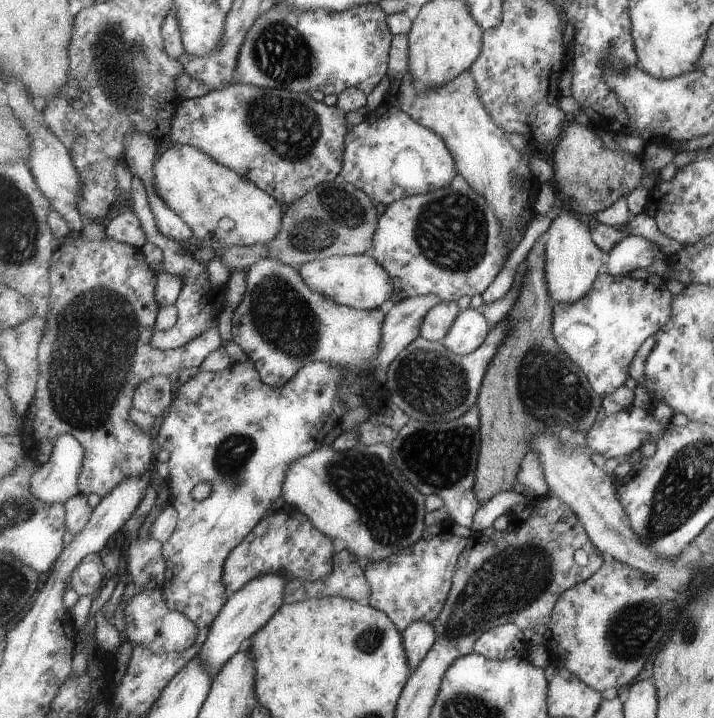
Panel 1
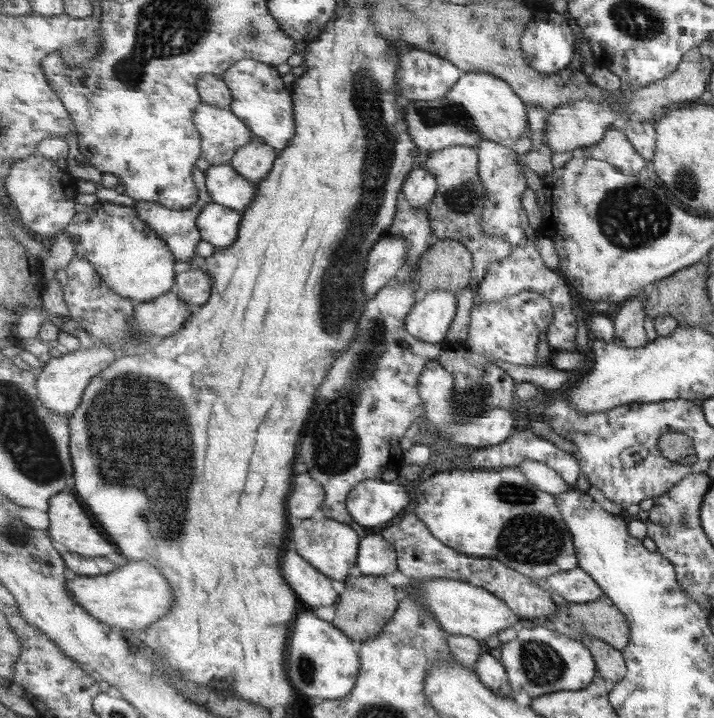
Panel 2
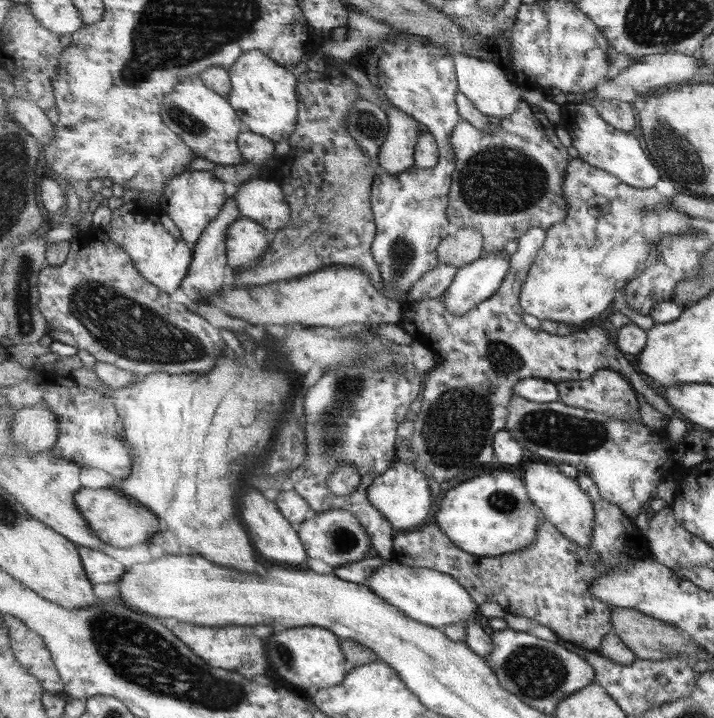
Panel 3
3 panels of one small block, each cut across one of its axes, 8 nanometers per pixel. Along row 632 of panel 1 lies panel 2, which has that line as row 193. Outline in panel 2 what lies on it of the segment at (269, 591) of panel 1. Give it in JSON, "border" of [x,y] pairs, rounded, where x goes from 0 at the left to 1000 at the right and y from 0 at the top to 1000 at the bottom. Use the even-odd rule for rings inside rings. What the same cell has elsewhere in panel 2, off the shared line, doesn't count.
{"border":[[[294,230],[286,241],[293,269],[304,284],[340,297],[360,279],[360,256],[343,251],[326,231]]]}

